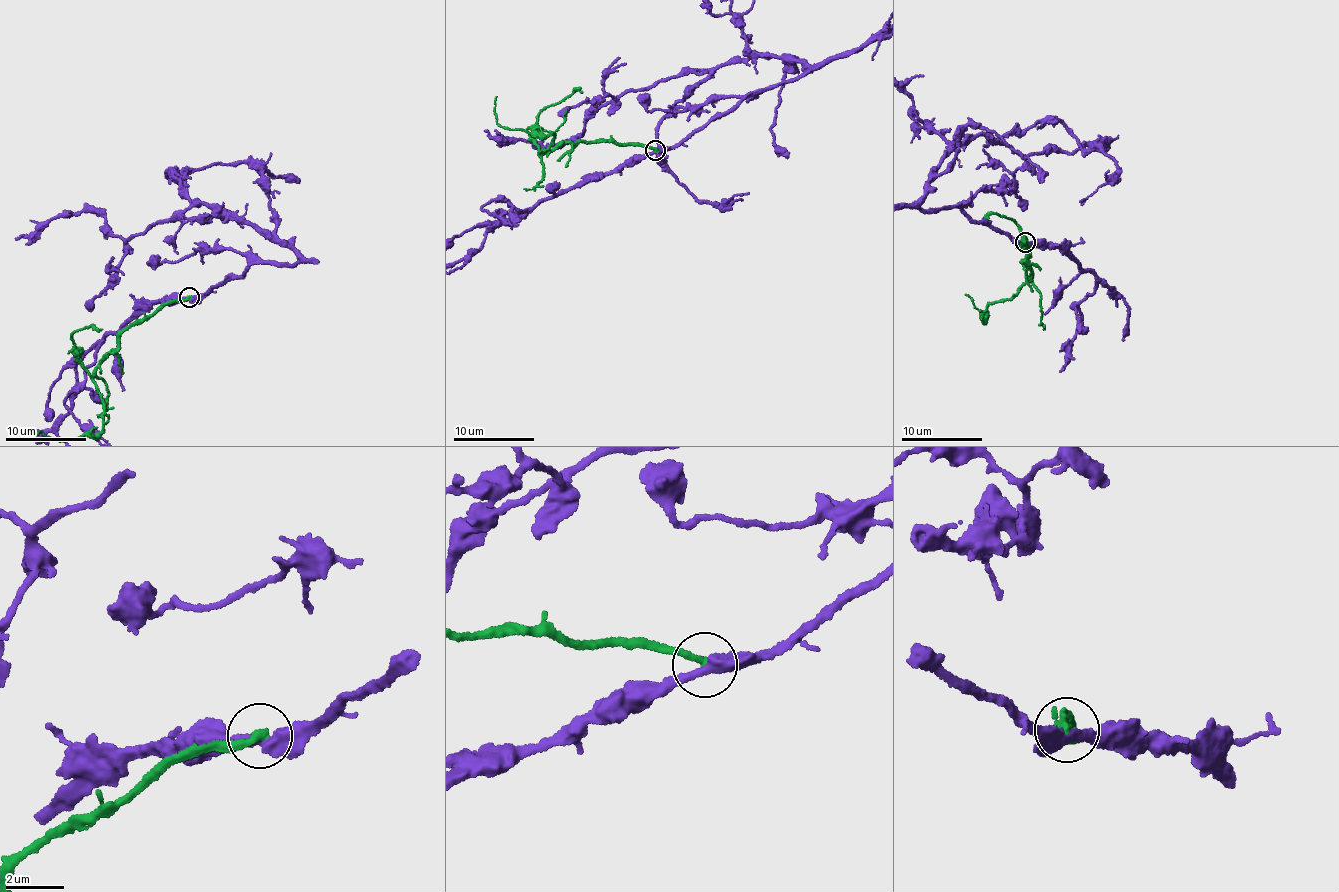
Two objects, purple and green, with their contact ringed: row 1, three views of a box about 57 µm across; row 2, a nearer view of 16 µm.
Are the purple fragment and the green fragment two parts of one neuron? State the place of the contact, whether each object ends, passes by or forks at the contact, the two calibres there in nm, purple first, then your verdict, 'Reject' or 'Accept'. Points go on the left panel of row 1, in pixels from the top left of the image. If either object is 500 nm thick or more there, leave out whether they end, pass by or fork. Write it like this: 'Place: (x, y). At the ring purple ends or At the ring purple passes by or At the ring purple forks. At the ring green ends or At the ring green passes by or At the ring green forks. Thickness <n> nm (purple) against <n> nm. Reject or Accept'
Place: (189, 297). At the ring purple passes by. At the ring green ends. Thickness 400 nm (purple) against 300 nm. Reject

